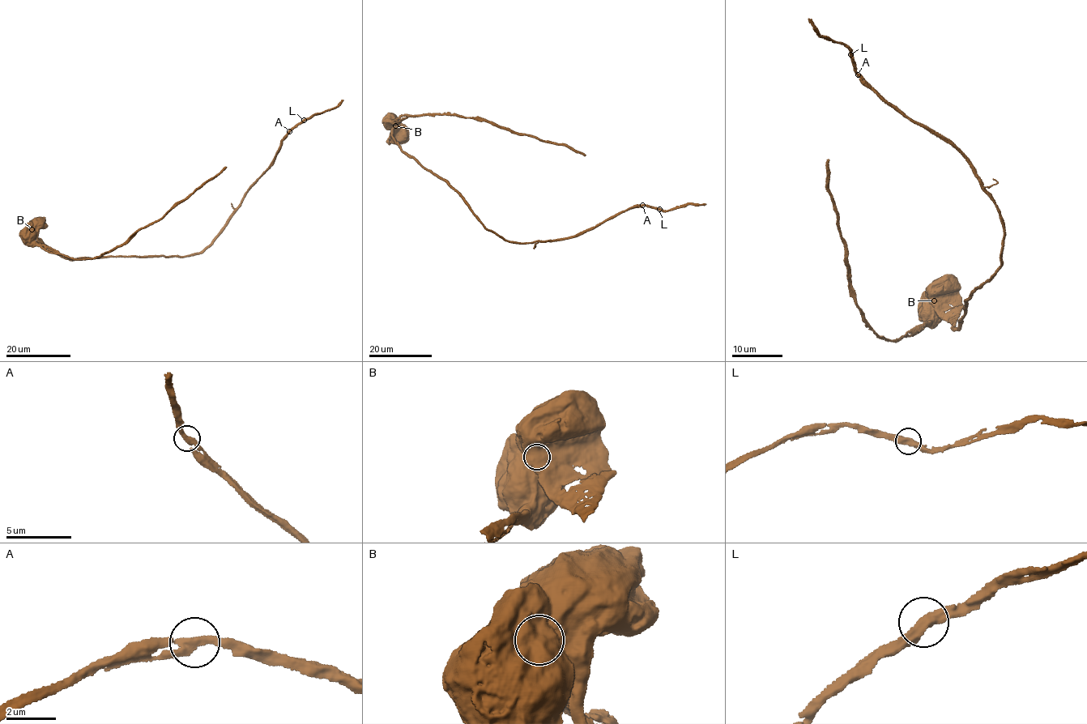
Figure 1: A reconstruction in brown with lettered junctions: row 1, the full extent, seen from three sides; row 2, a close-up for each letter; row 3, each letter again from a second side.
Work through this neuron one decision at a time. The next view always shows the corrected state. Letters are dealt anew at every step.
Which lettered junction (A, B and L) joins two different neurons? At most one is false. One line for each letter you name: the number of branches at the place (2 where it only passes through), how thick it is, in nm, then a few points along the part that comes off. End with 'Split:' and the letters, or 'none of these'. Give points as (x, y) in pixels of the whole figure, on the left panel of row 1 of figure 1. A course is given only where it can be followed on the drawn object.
B: Branches: 2. Thickness 1100 nm. Course of the part to remove: (31, 228), (38, 244), (61, 254), (79, 259), (97, 257), (121, 246), (135, 232), (162, 217), (226, 167)
Split: B

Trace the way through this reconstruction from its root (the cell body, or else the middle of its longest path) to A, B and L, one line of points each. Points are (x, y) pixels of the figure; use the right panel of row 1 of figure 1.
A: (942, 289), (943, 311), (959, 328), (964, 303), (1000, 268), (999, 214), (966, 157), (858, 74)
B: (942, 289), (943, 295), (939, 299), (933, 300)
L: (942, 289), (943, 311), (959, 328), (964, 303), (1000, 268), (999, 214), (966, 157), (869, 87), (851, 53)

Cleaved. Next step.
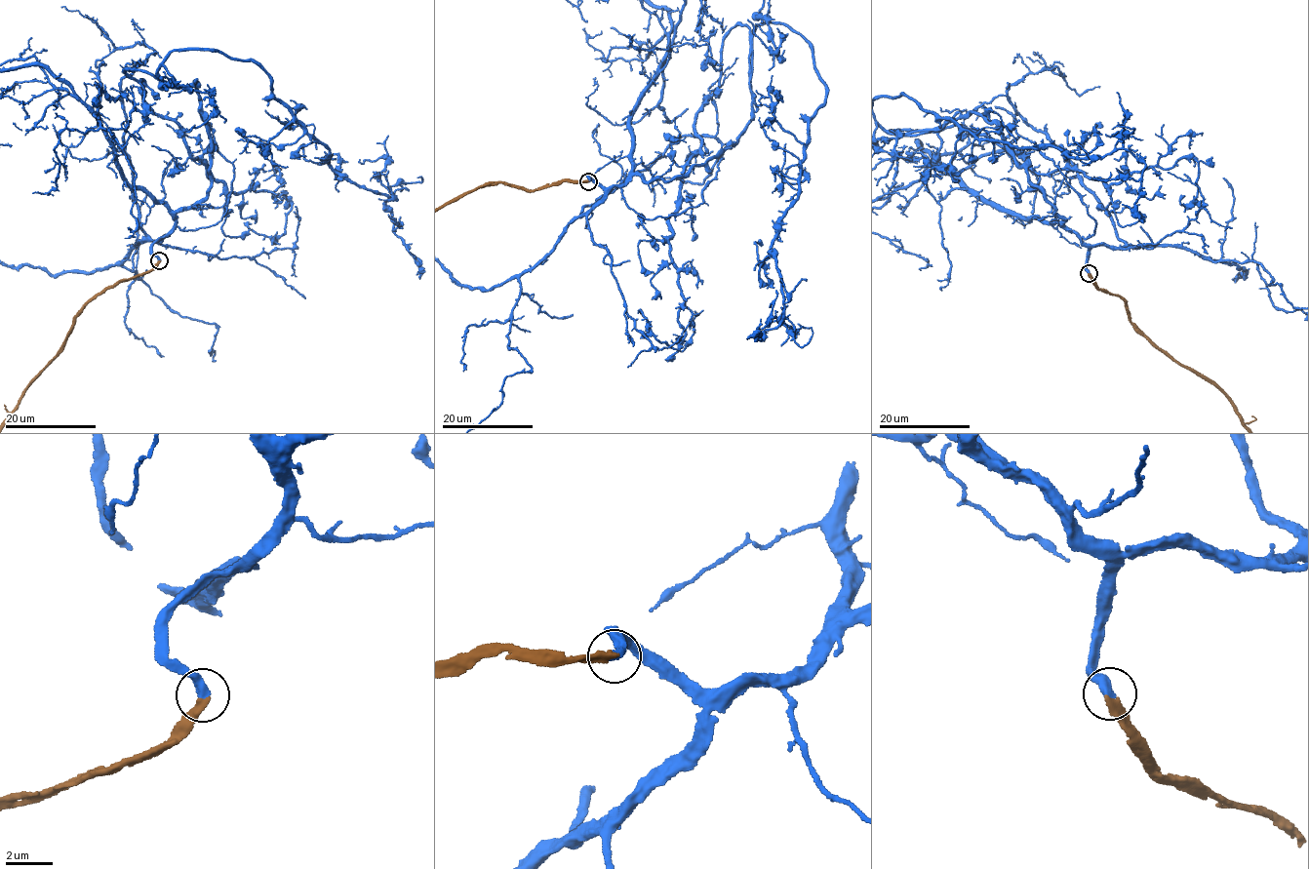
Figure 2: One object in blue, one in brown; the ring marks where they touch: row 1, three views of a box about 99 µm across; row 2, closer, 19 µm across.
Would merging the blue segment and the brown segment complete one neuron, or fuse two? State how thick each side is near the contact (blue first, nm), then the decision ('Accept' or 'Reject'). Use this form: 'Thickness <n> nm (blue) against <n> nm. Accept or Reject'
Thickness 440 nm (blue) against 320 nm. Accept

